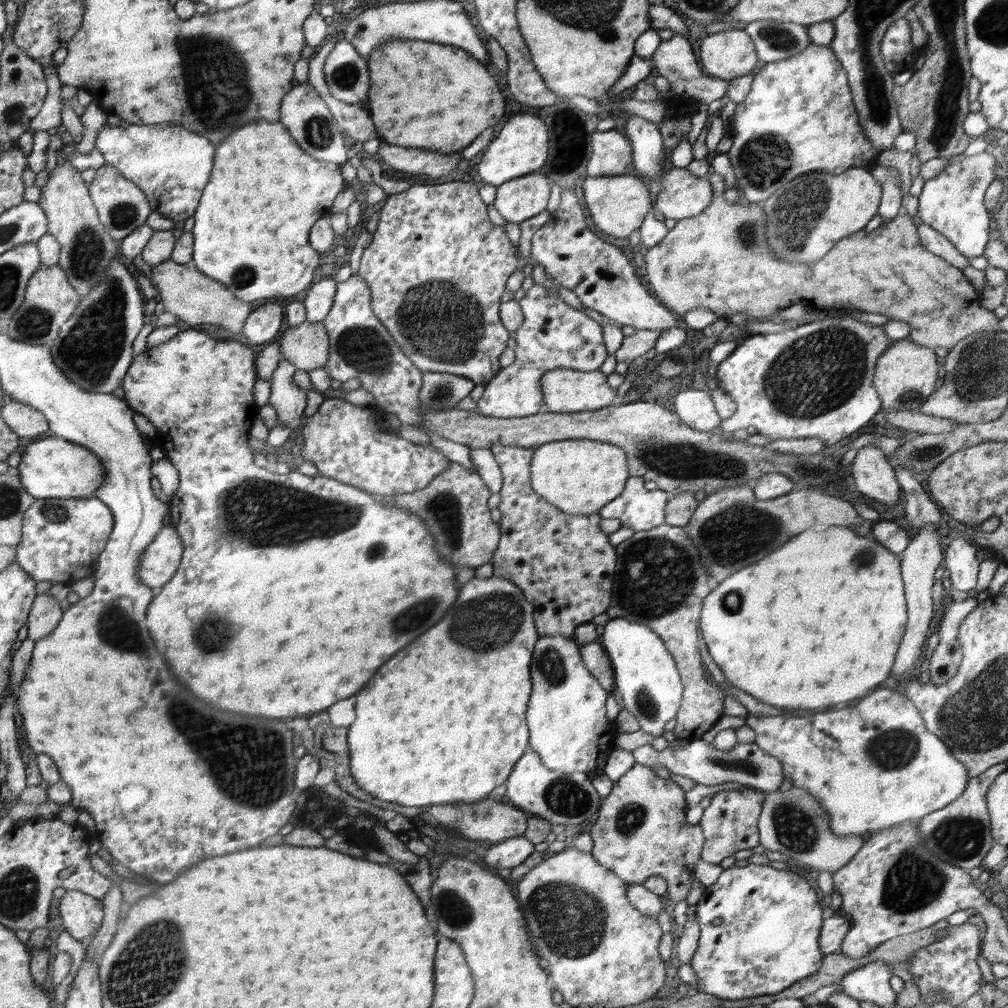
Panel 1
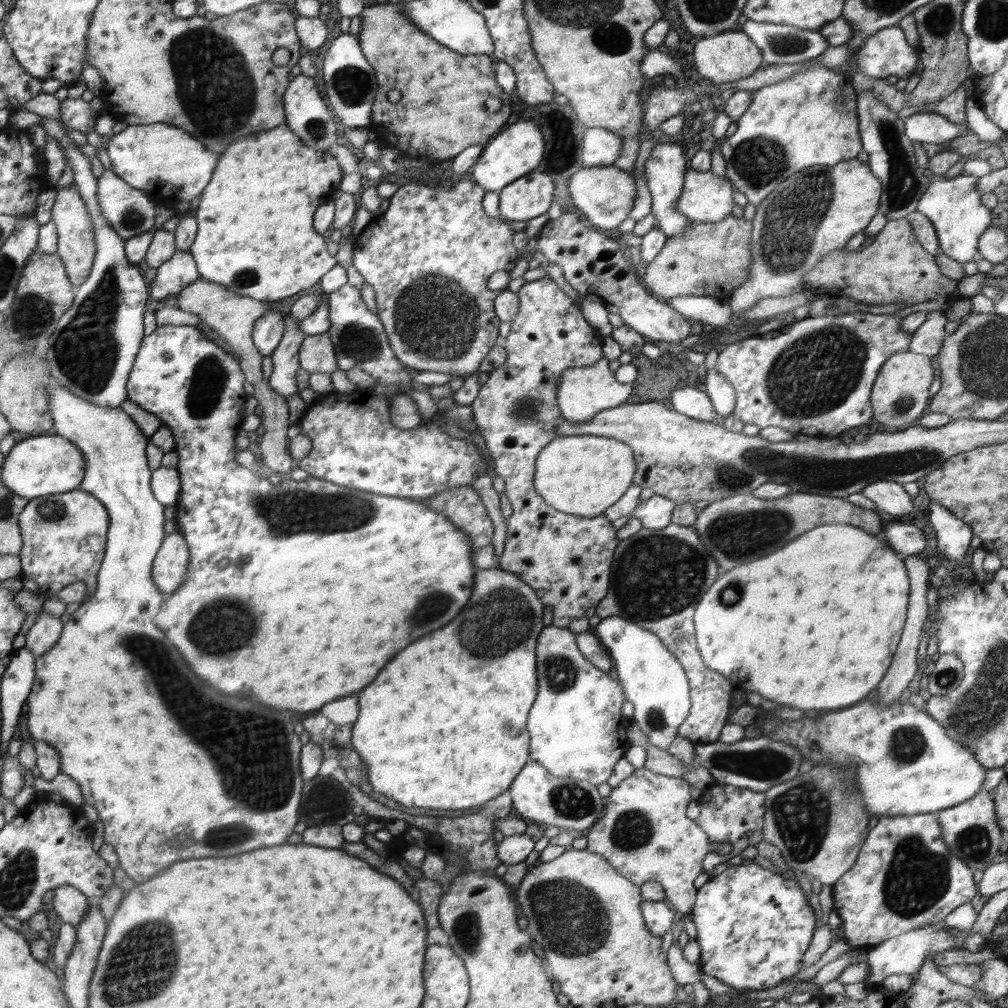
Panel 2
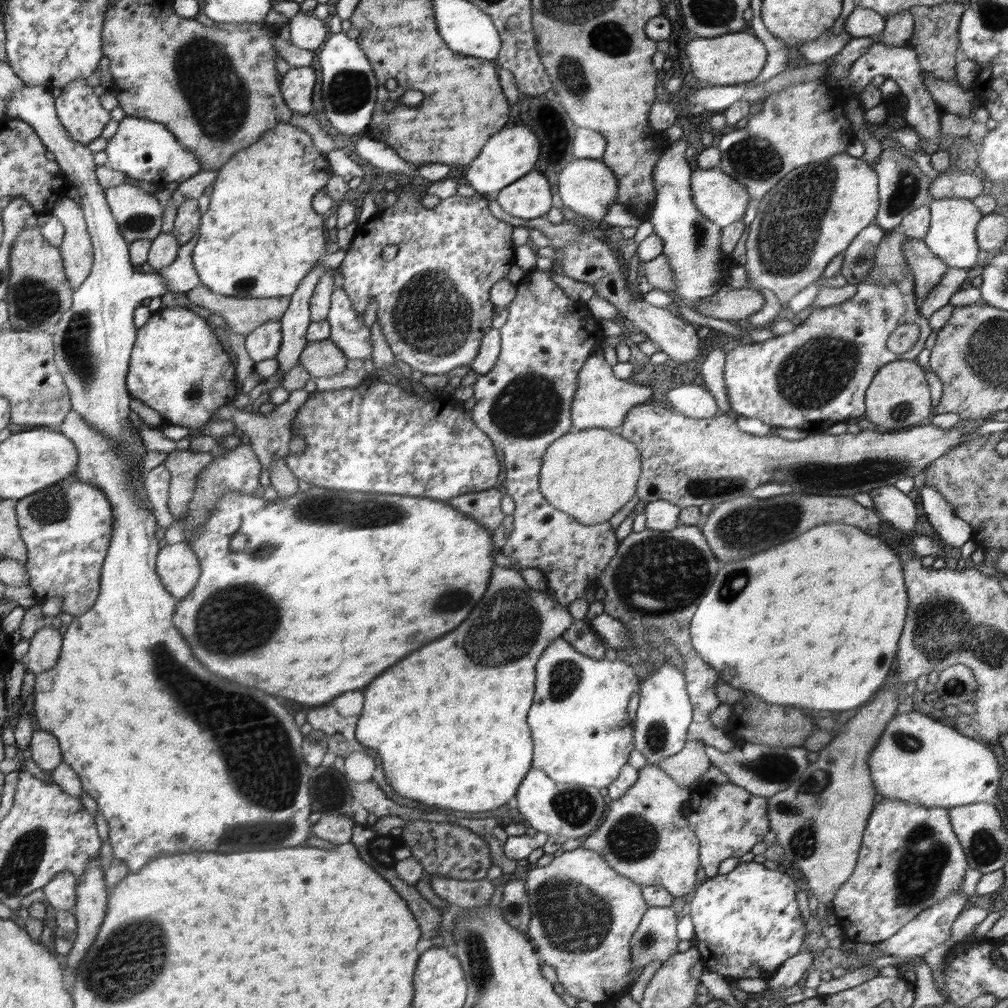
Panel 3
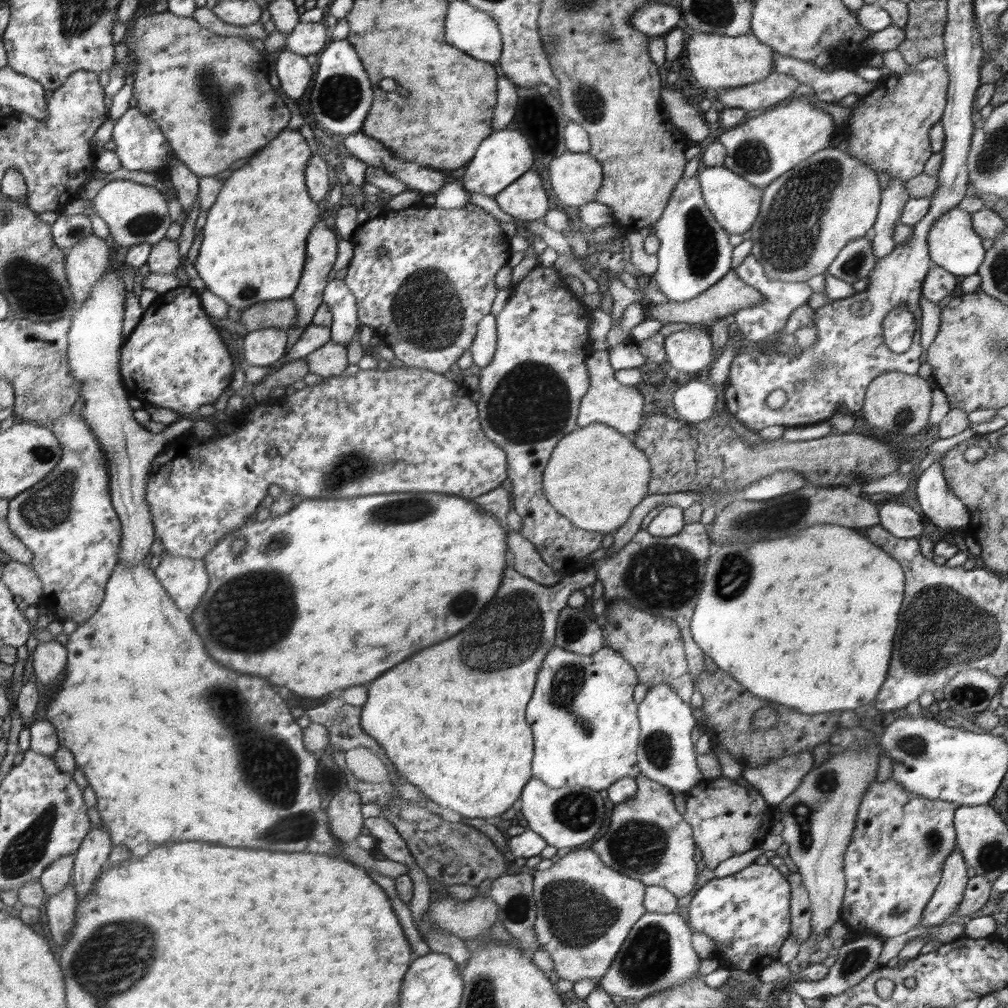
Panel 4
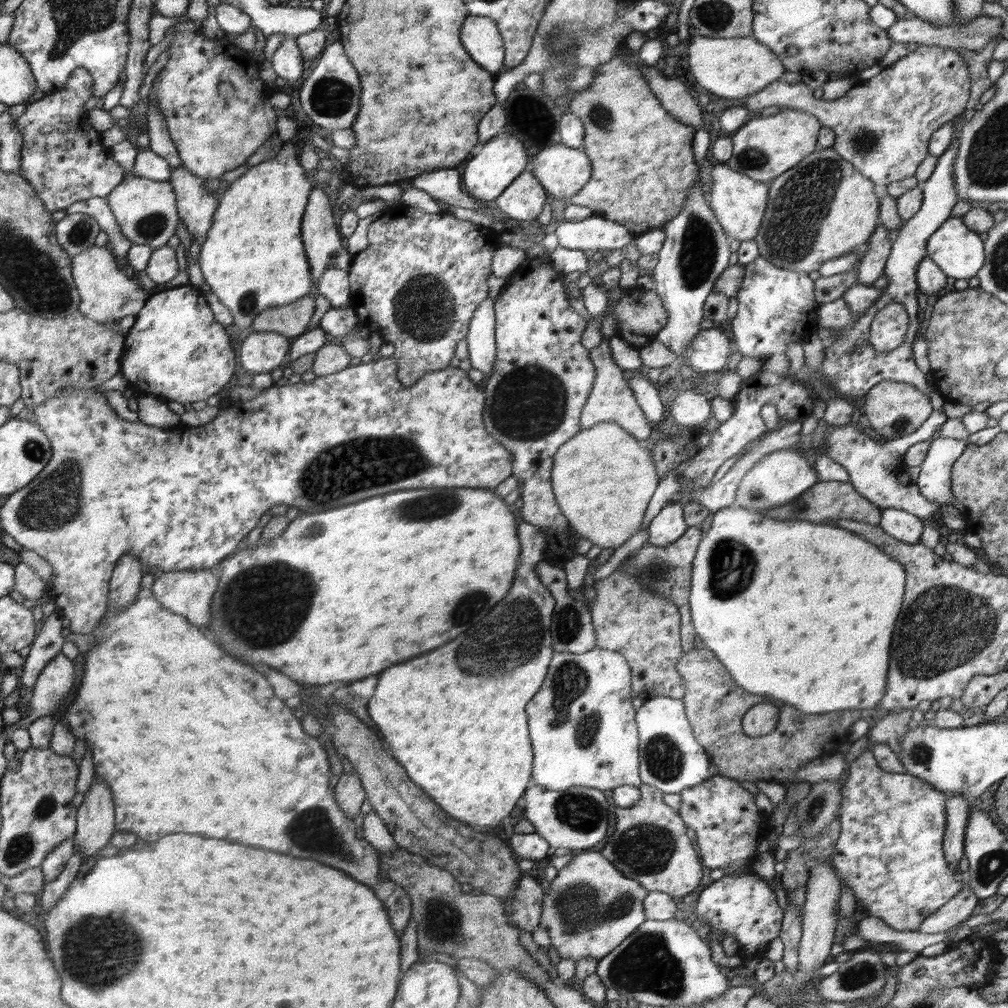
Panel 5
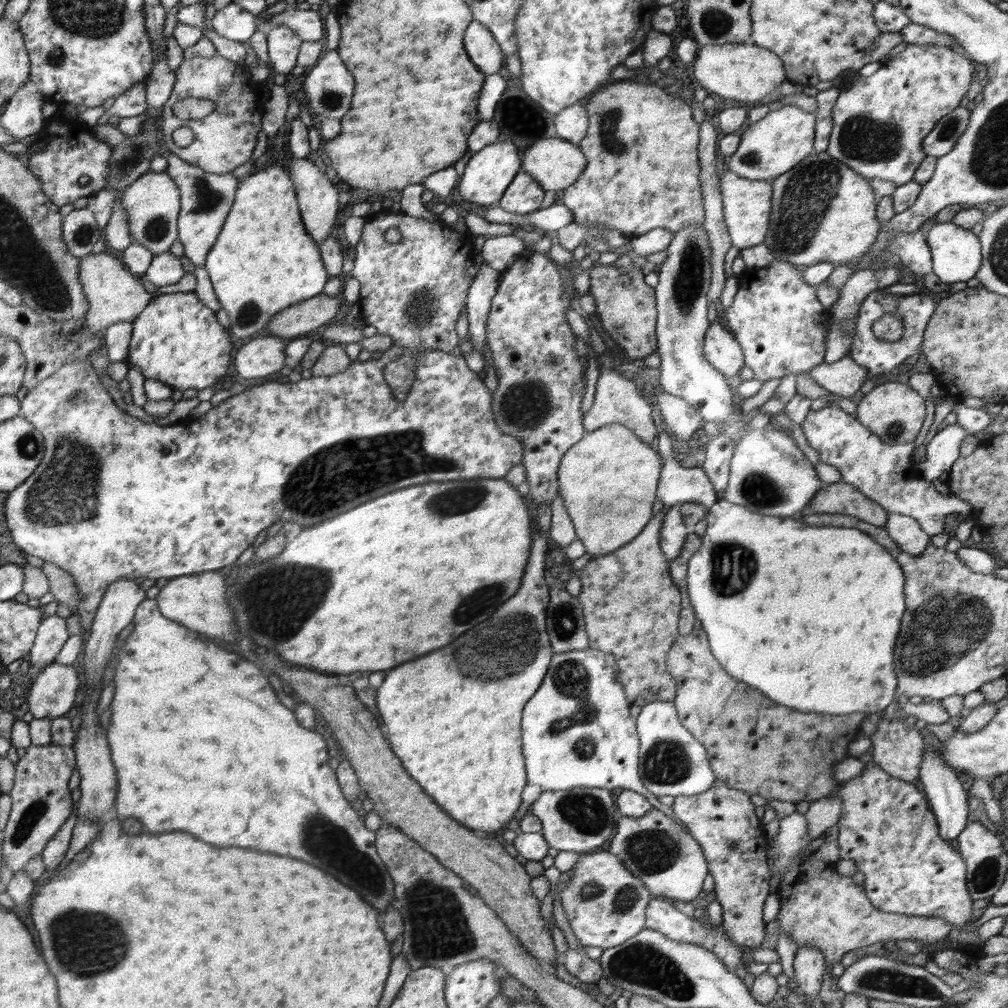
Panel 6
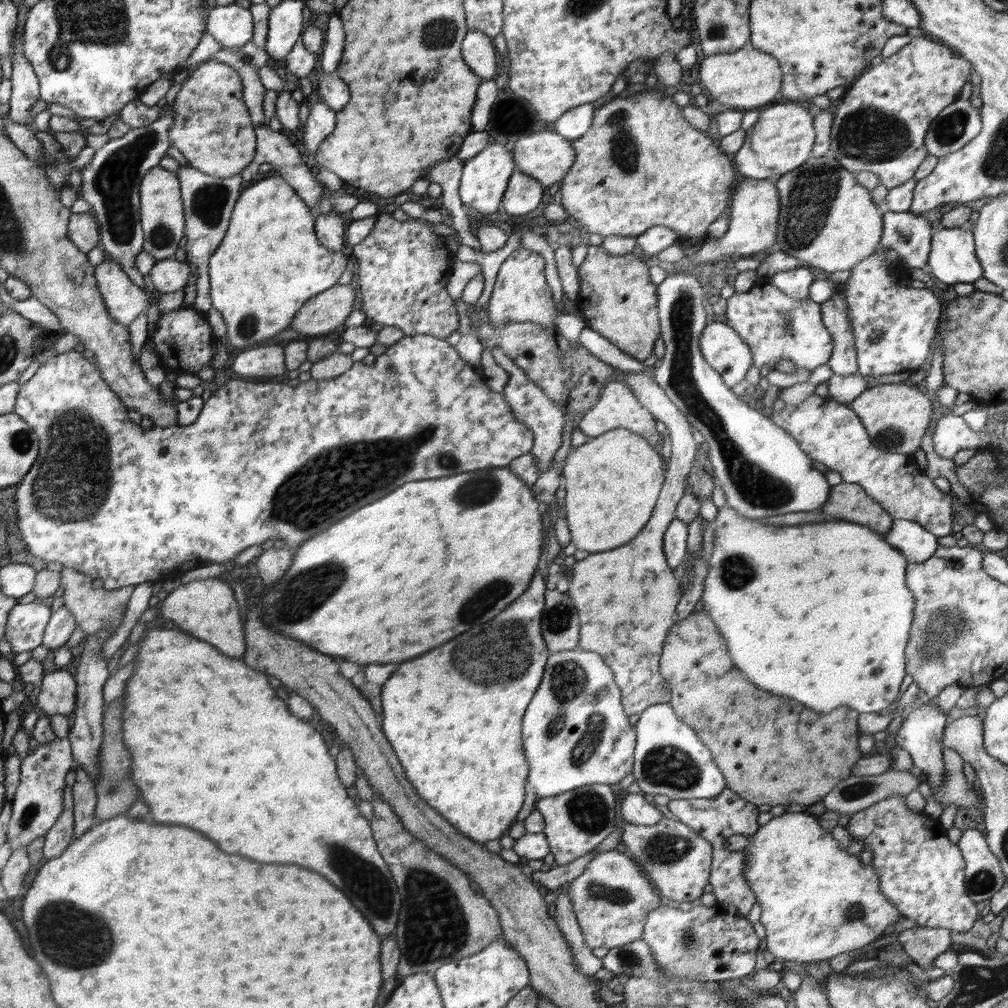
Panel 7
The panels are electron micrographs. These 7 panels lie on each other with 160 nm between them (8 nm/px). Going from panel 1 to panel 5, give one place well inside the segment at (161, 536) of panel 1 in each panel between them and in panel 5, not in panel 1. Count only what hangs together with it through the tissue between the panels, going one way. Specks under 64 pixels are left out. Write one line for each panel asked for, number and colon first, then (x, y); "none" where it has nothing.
2: (170, 567)
3: (177, 564)
4: (186, 580)
5: (189, 593)

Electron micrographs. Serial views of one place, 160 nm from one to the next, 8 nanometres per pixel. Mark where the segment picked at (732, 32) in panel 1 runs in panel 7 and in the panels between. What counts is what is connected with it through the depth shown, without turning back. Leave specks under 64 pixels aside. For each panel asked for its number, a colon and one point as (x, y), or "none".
2: (724, 57)
3: (733, 58)
4: (717, 61)
5: (729, 67)
6: (742, 71)
7: (745, 79)

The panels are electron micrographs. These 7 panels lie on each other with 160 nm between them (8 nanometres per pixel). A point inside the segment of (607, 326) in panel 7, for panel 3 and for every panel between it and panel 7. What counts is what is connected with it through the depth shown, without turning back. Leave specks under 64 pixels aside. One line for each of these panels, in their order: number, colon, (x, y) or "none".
3: (730, 303)
4: (730, 294)
5: (640, 314)
6: (626, 305)

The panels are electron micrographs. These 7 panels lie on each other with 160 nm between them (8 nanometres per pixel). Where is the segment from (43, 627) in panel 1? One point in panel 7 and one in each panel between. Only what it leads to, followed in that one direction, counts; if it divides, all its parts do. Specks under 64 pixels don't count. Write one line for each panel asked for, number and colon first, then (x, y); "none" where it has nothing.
2: (47, 631)
3: (44, 650)
4: (49, 657)
5: (52, 686)
6: (53, 693)
7: (58, 695)

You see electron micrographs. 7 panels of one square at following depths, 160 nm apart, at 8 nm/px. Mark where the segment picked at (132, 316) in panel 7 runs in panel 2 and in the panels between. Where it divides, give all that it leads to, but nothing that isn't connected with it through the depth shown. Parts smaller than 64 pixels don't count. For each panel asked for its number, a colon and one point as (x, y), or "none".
2: (77, 247)
3: (76, 247)
4: (85, 264)
5: (107, 295)
6: (113, 294)

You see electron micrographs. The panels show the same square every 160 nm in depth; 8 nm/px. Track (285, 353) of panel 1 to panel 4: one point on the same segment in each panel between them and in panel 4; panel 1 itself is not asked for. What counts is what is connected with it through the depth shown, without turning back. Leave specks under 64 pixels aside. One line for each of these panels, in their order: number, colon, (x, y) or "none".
2: (317, 353)
3: (325, 358)
4: (330, 359)

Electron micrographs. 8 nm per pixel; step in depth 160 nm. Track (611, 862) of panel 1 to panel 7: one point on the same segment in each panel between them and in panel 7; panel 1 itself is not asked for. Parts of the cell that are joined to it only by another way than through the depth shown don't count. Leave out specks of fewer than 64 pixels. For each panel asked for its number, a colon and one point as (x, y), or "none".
2: (644, 833)
3: (645, 838)
4: (647, 840)
5: (650, 845)
6: (656, 849)
7: (677, 860)

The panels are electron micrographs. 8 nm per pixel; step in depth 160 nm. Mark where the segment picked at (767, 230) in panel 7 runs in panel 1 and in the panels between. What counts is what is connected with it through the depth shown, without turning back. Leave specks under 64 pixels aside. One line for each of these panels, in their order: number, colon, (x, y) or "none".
1: (682, 195)
2: (706, 197)
3: (718, 197)
4: (735, 203)
5: (738, 202)
6: (747, 205)

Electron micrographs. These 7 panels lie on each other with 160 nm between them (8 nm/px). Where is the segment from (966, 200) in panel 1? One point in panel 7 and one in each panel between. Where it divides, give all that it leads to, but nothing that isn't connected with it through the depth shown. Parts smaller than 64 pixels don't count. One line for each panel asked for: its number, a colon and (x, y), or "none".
2: (953, 206)
3: (952, 237)
4: (952, 243)
5: (958, 251)
6: (955, 251)
7: (952, 259)

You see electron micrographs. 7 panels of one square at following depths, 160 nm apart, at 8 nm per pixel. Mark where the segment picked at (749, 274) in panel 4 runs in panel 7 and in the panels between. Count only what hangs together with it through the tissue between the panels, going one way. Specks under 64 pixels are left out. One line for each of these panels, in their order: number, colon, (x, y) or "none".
5: (776, 307)
6: (776, 317)
7: (775, 325)

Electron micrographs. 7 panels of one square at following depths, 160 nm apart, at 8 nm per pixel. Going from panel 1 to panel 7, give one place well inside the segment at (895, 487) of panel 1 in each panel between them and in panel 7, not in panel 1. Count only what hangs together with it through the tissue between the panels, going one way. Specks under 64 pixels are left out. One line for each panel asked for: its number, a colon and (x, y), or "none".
2: (889, 496)
3: (897, 508)
4: (902, 521)
5: (907, 527)
6: (904, 530)
7: (917, 544)

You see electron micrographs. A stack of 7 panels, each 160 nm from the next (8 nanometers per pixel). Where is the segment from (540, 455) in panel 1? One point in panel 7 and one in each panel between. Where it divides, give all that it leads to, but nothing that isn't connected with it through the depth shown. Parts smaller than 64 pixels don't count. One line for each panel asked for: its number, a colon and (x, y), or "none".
2: (583, 475)
3: (591, 474)
4: (595, 476)
5: (602, 478)
6: (608, 480)
7: (612, 482)

